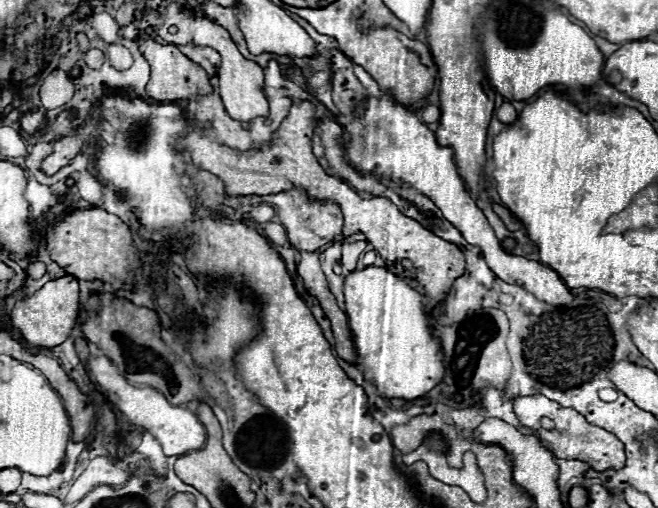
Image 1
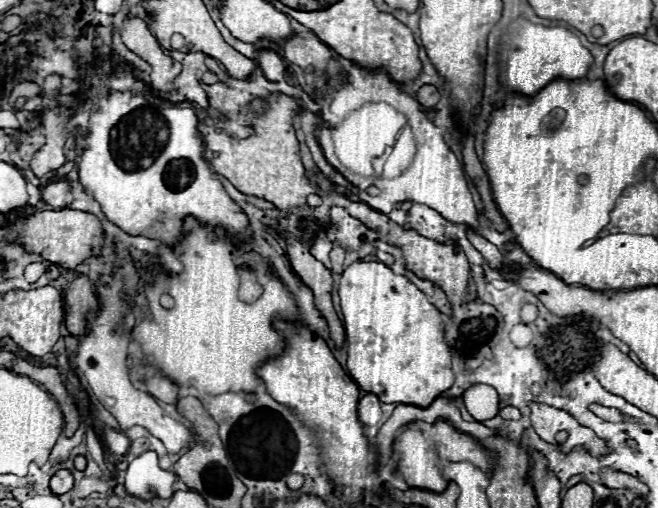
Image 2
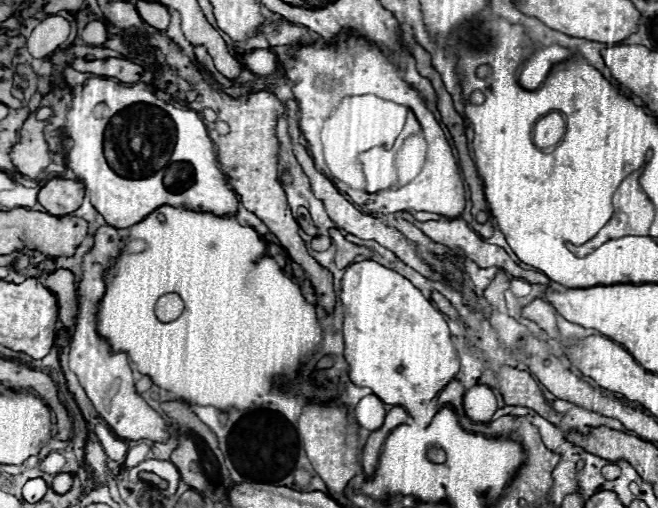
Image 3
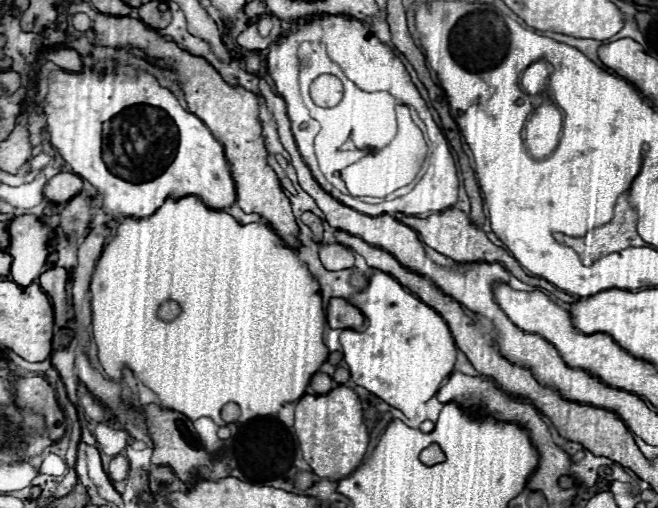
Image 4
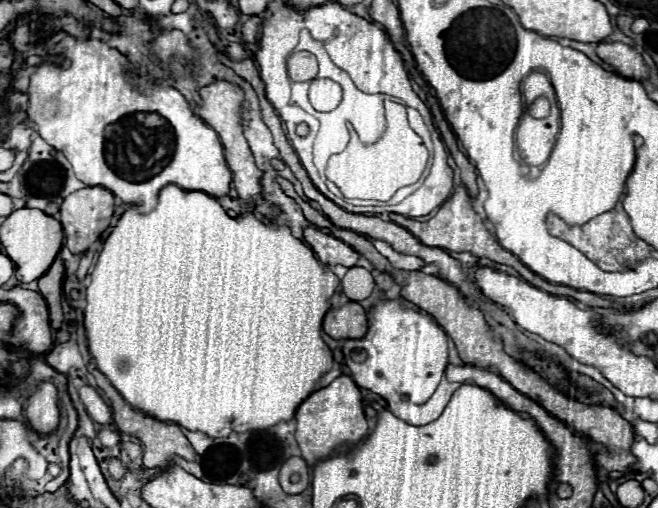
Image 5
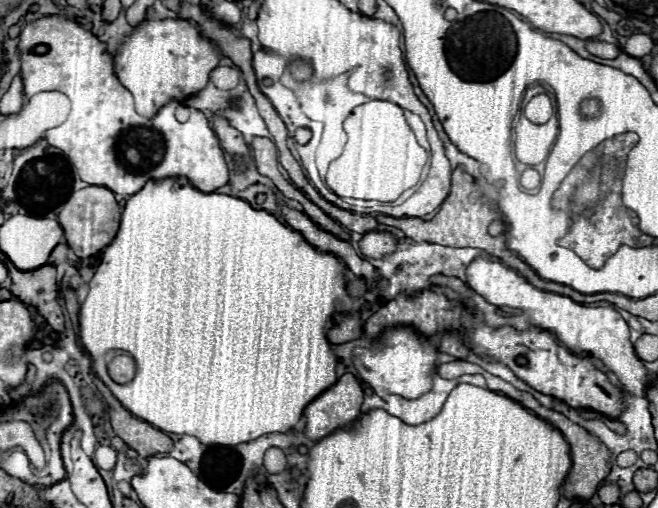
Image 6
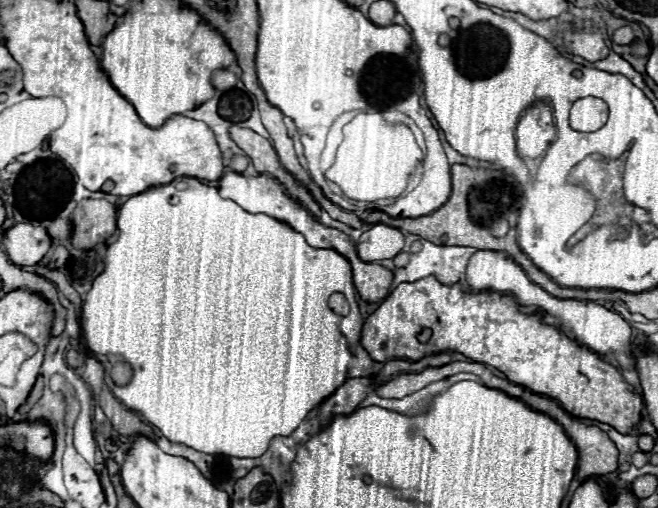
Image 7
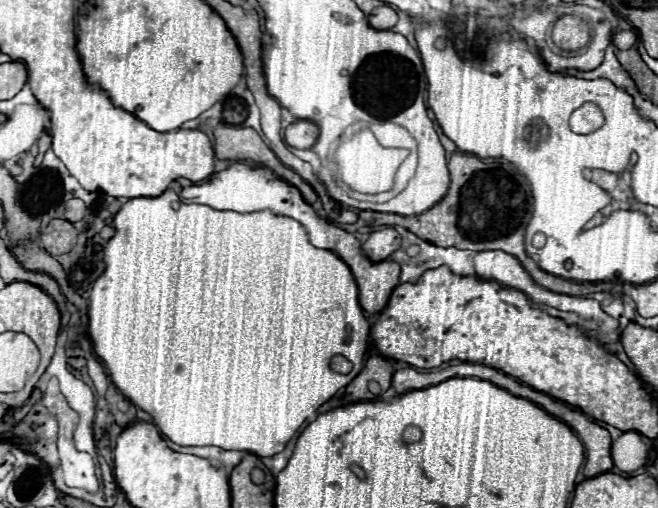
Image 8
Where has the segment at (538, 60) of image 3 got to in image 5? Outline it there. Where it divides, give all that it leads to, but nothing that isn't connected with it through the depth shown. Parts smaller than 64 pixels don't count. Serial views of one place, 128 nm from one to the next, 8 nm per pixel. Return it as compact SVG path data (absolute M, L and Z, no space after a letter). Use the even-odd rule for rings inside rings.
M532 72L530 76L524 78L522 94L524 94L524 100L536 100L536 98L544 96L544 98L550 100L550 104L556 104L554 88L552 88L552 84L548 82L548 78L542 72Z

